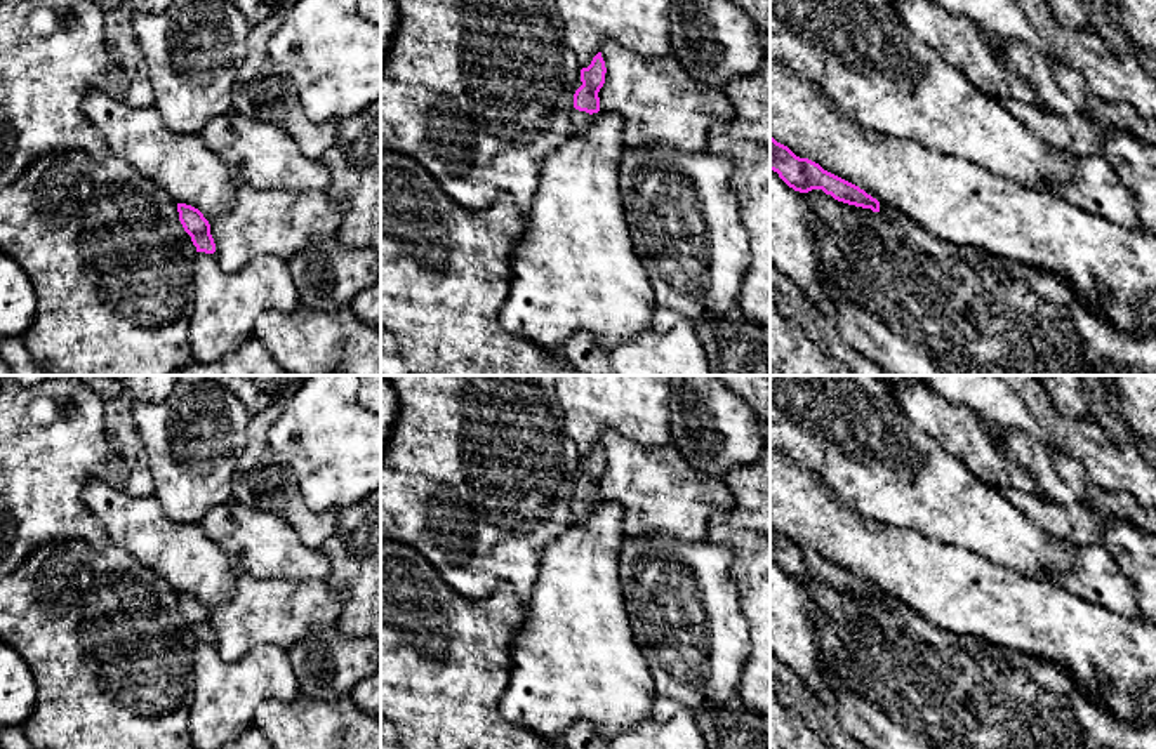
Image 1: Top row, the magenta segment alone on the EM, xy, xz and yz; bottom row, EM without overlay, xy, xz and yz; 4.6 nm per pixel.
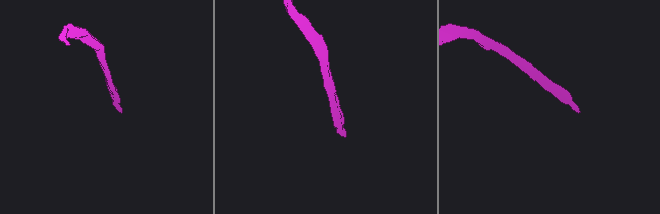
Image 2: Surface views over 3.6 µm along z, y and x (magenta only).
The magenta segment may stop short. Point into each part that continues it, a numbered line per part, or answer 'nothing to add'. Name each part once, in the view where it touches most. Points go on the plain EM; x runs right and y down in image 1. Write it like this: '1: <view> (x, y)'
1: xz (581, 510)

